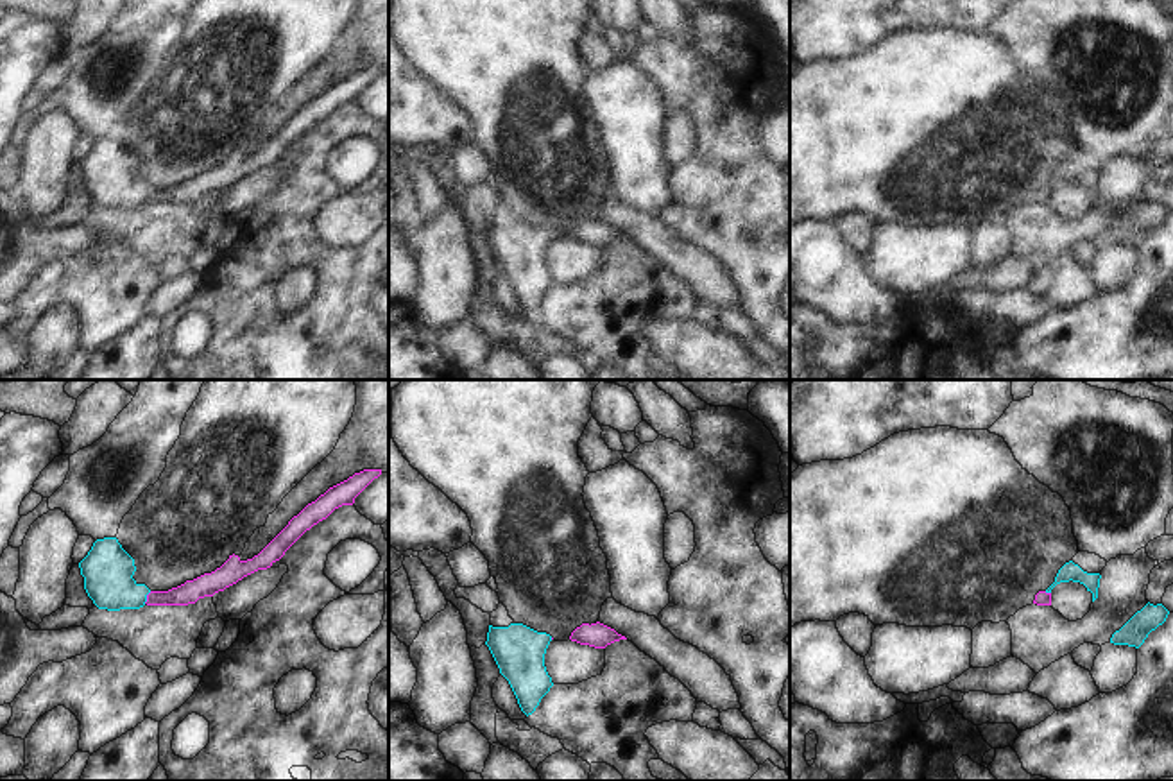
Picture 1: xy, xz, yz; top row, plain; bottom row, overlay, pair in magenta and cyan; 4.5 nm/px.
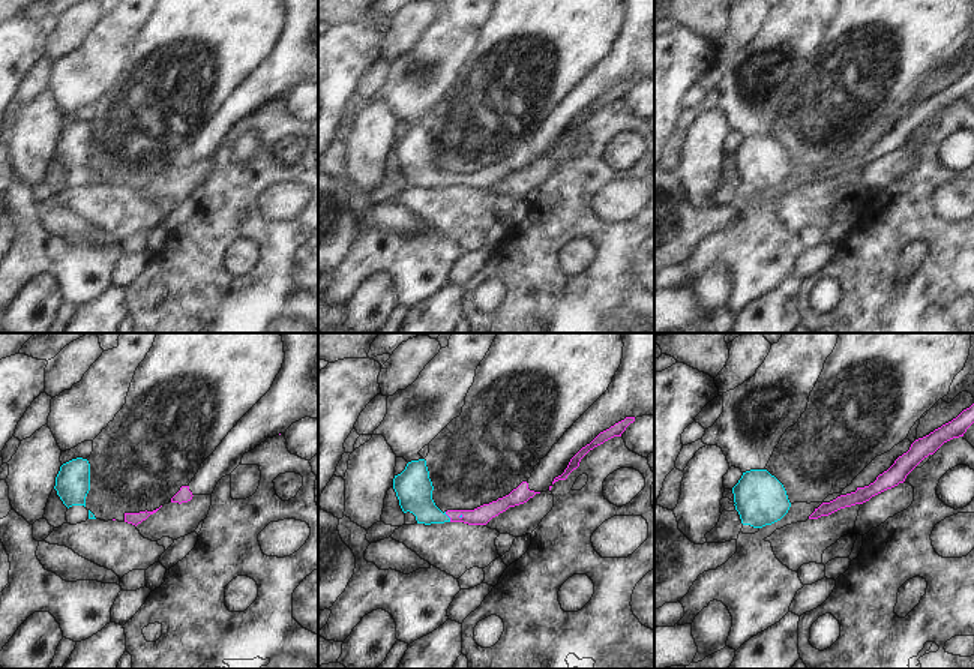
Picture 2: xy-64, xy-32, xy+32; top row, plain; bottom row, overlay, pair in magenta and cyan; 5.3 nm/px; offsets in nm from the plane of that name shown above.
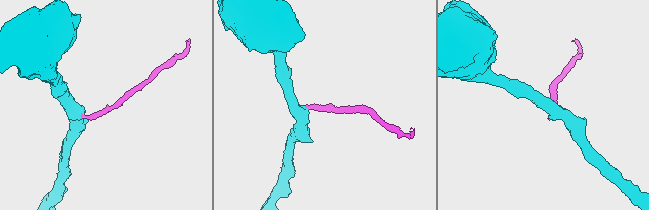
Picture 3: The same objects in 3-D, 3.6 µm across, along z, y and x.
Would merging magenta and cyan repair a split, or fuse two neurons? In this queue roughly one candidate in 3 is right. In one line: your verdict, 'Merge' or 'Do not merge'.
Merge.

